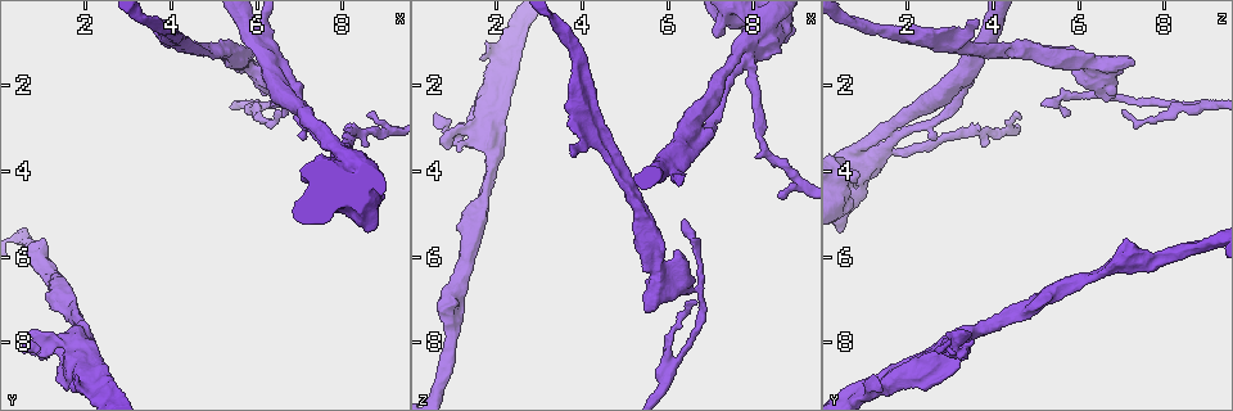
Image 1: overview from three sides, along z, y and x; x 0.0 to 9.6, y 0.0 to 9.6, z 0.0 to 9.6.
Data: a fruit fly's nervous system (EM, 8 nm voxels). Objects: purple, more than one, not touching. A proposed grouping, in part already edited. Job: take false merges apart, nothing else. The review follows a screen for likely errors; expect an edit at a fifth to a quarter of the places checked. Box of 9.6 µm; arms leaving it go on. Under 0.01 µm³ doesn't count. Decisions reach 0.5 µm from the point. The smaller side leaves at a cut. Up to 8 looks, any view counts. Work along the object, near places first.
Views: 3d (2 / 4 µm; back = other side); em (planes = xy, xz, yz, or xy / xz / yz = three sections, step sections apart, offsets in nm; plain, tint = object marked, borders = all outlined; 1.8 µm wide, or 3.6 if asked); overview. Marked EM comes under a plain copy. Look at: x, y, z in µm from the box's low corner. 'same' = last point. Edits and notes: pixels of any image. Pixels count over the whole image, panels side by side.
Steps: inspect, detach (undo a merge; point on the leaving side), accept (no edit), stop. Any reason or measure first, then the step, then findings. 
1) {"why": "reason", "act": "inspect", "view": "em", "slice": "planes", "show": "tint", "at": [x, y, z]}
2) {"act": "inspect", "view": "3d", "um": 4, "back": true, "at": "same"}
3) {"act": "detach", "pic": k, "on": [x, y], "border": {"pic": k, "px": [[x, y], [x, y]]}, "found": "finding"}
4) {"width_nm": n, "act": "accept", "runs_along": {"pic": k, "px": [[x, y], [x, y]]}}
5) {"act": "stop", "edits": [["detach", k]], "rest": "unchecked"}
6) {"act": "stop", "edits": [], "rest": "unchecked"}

{"why": "sharp bend", "act": "inspect", "view": "em", "slice": "xz", "step": 4, "show": "tint", "at": [6.20, 2.45, 8.40]}

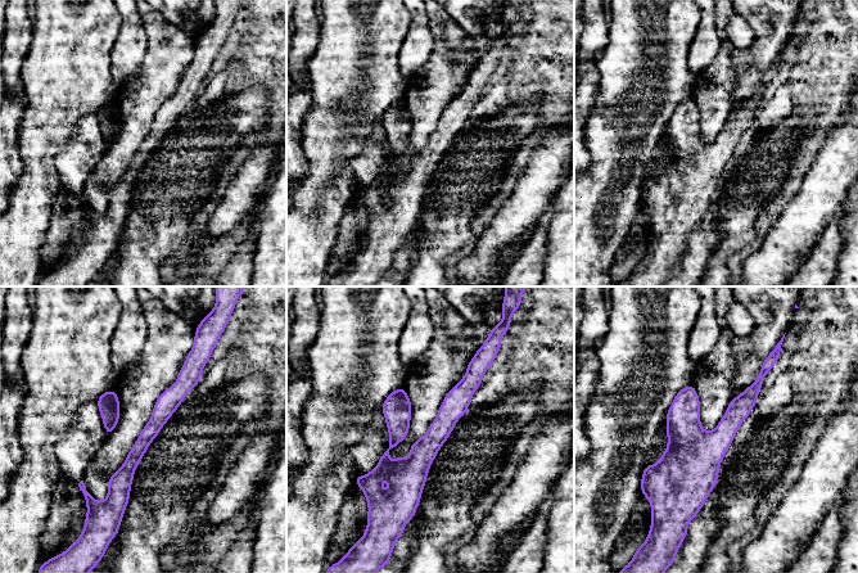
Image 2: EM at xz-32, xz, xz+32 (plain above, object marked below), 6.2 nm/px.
{"act": "inspect", "view": "em", "slice": "planes", "show": "tint", "at": "same"}

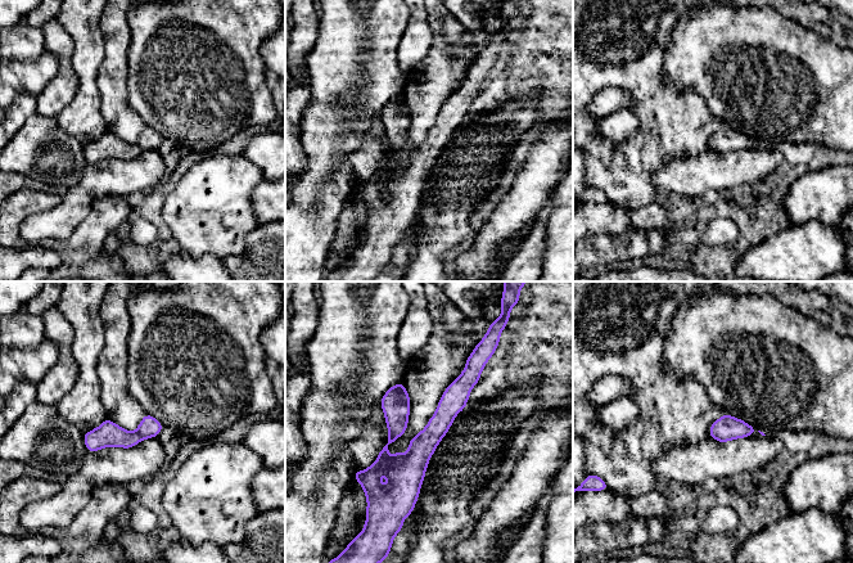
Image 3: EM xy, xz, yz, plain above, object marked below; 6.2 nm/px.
{"width_nm": 140, "act": "accept", "runs_along": {"pic": 3, "px": [[470, 361], [410, 468], [410, 500]]}, "found": "one neuron here"}

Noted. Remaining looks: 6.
{"why": "branch point", "act": "inspect", "view": "em", "slice": "planes", "show": "borders", "at": [6.20, 1.85, 6.35]}

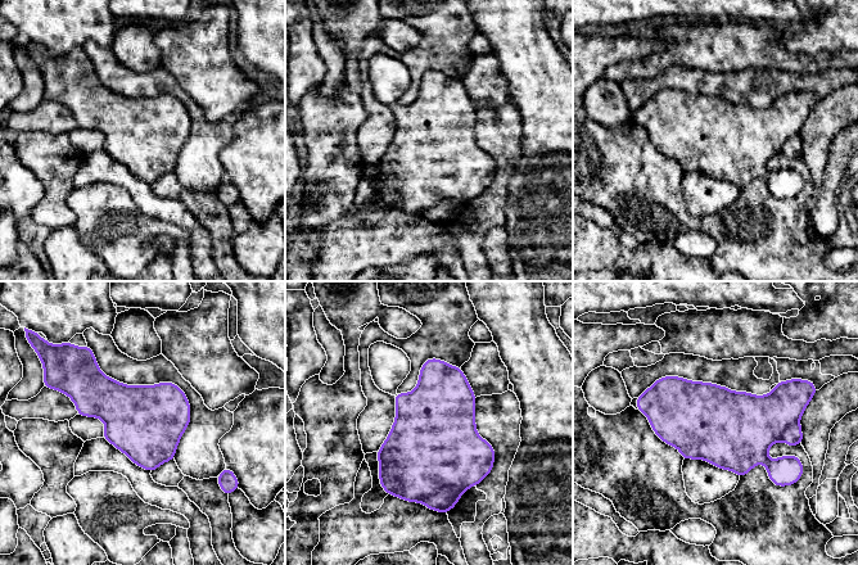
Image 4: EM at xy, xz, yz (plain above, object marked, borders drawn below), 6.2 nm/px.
{"width_nm": 460, "act": "detach", "pic": 4, "on": [445, 500], "border": {"pic": 4, "px": [[463, 491], [439, 488], [421, 502]]}, "found": "a second neuron is stuck on"}

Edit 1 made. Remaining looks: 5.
{"why": "redraw", "act": "inspect", "view": "overview"}

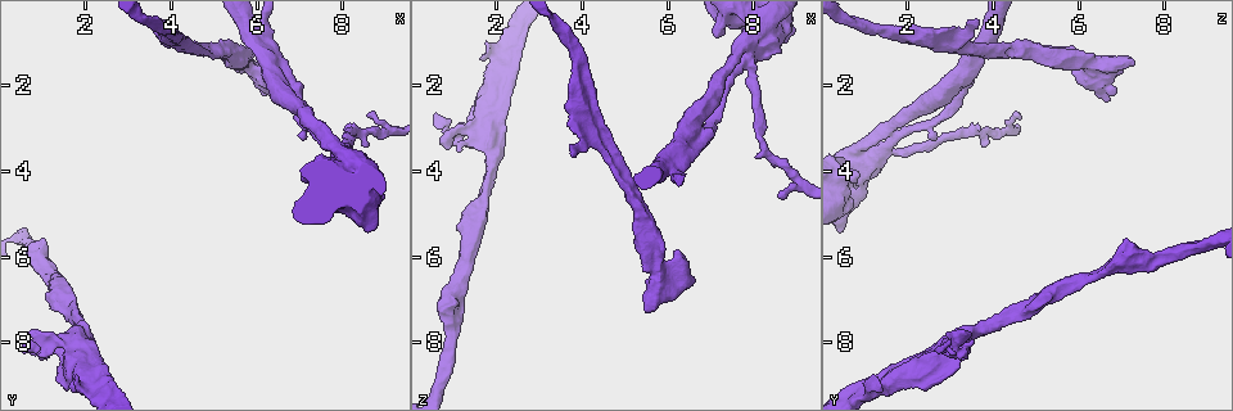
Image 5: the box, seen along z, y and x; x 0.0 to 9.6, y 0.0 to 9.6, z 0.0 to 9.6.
{"act": "inspect", "view": "3d", "um": 2, "at": [4.25, 1.05, 3.20]}

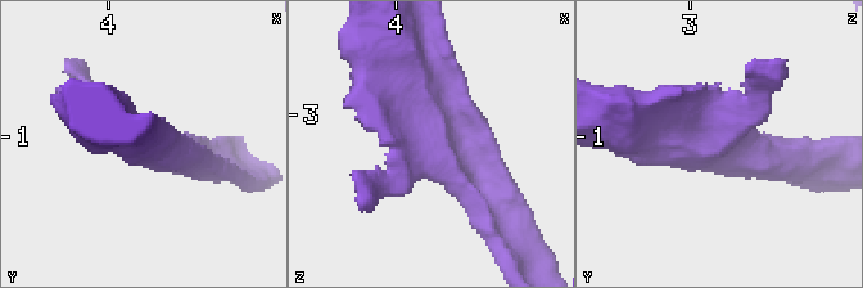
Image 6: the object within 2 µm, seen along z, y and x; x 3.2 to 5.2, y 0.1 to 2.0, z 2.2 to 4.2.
{"why": "now the EM", "act": "inspect", "view": "em", "slice": "planes", "show": "tint", "at": [4.30, 1.04, 3.24]}

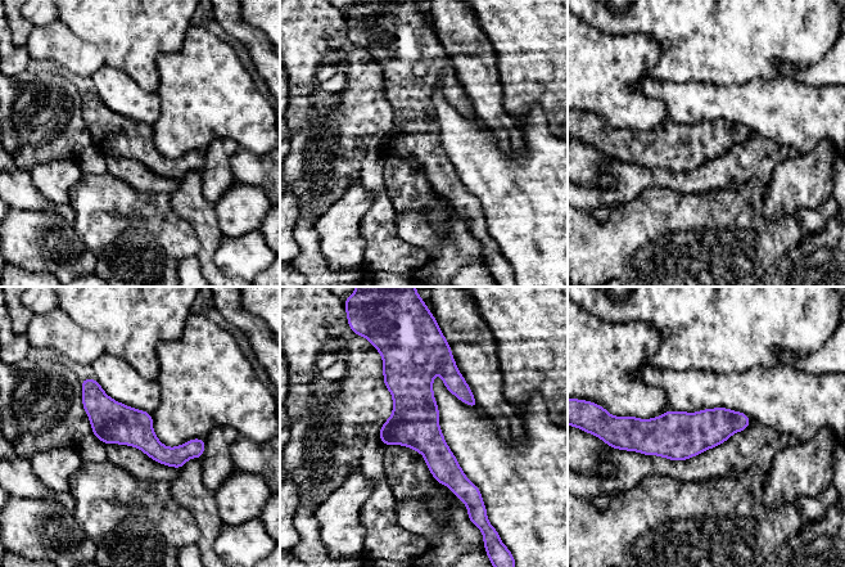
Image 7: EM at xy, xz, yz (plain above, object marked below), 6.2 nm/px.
{"width_nm": 260, "act": "accept", "runs_along": {"pic": 7, "px": [[418, 354], [418, 427], [464, 496]]}, "found": "all the same neuron"}

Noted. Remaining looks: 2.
{"why": "sudden change in width", "act": "inspect", "view": "3d", "um": 4, "at": [8.00, 3.55, 0.85]}

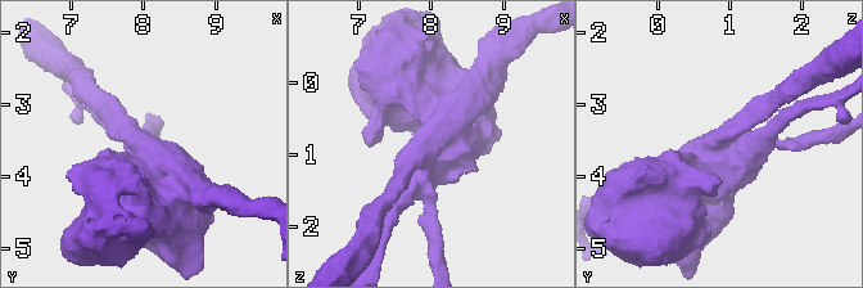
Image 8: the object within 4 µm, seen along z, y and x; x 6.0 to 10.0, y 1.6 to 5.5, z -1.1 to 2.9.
{"why": "need the tissue", "act": "inspect", "view": "em", "um": 3.6, "slice": "xy", "step": 4, "show": "tint", "at": [8.00, 3.55, 0.80]}

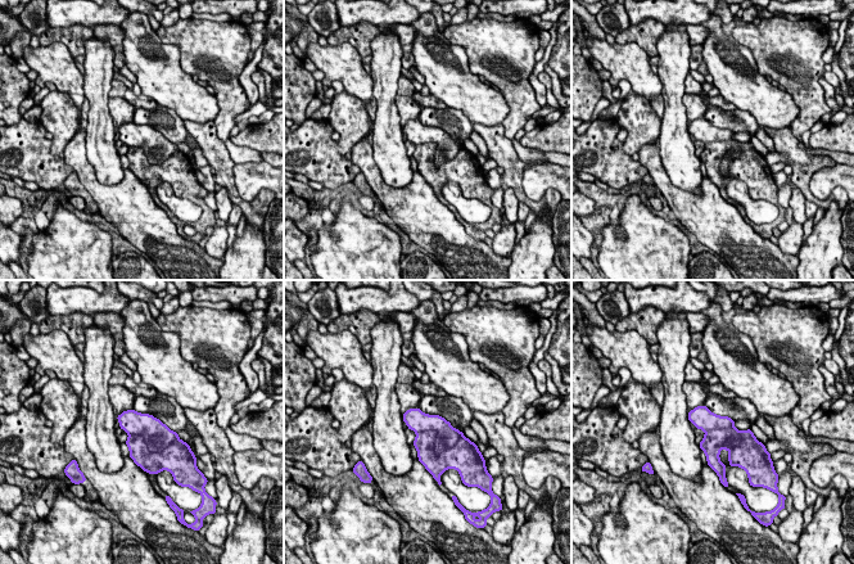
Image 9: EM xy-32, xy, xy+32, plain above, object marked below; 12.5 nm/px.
{"width_nm": 420, "act": "detach", "pic": 9, "on": [157, 436], "border": {"pic": 9, "px": [[129, 434], [150, 451], [179, 438]]}, "found": "a second neuron is stuck on"}

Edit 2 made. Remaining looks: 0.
{"act": "stop", "edits": [["detach", 4], ["detach", 9]], "rest": "unchecked"}

